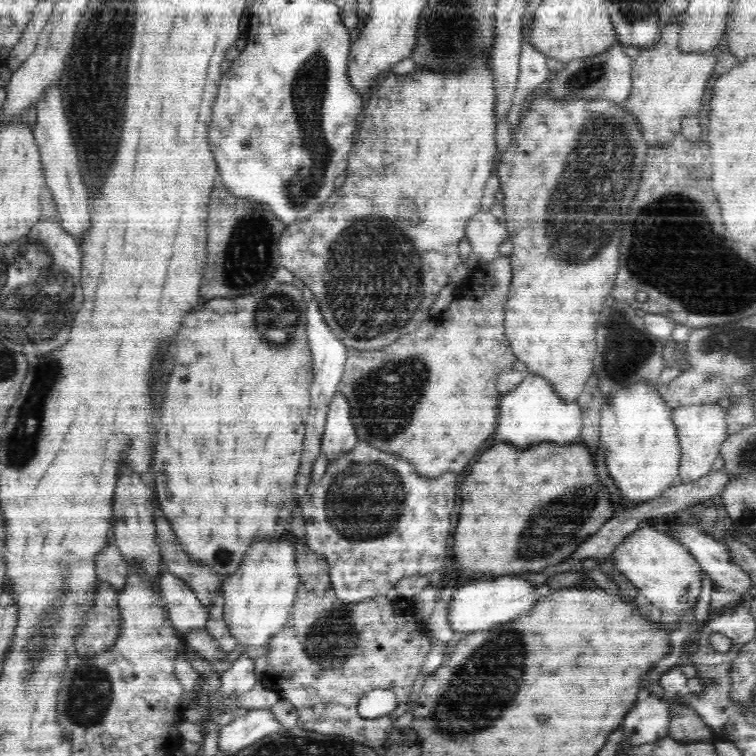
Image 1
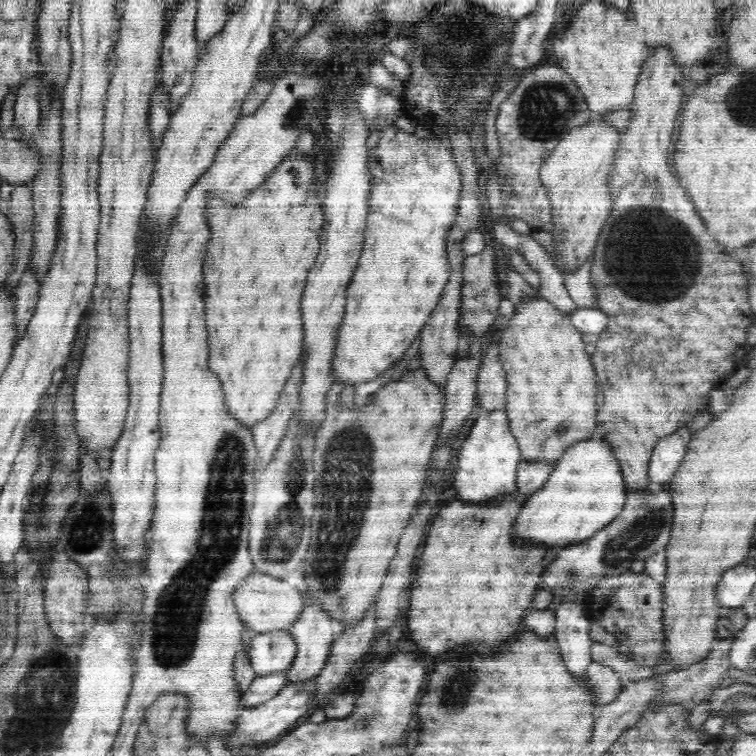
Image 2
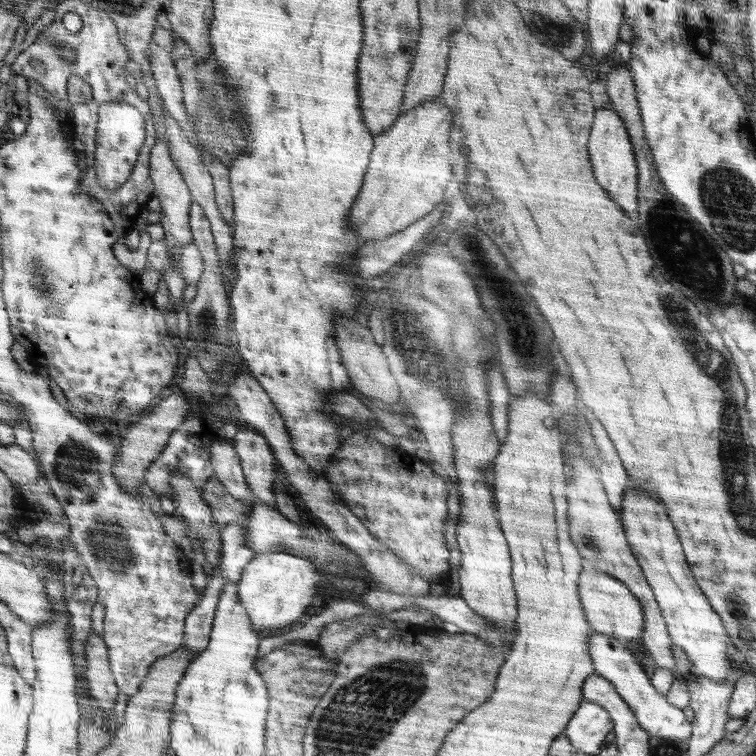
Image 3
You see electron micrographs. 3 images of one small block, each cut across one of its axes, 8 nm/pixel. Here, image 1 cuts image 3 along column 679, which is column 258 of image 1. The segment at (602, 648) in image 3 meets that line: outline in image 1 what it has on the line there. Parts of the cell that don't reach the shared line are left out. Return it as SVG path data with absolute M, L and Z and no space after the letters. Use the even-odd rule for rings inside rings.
M271 708L251 709L245 716L238 716L221 728L218 736L218 751L235 753L250 746L266 735L276 732L280 721Z

